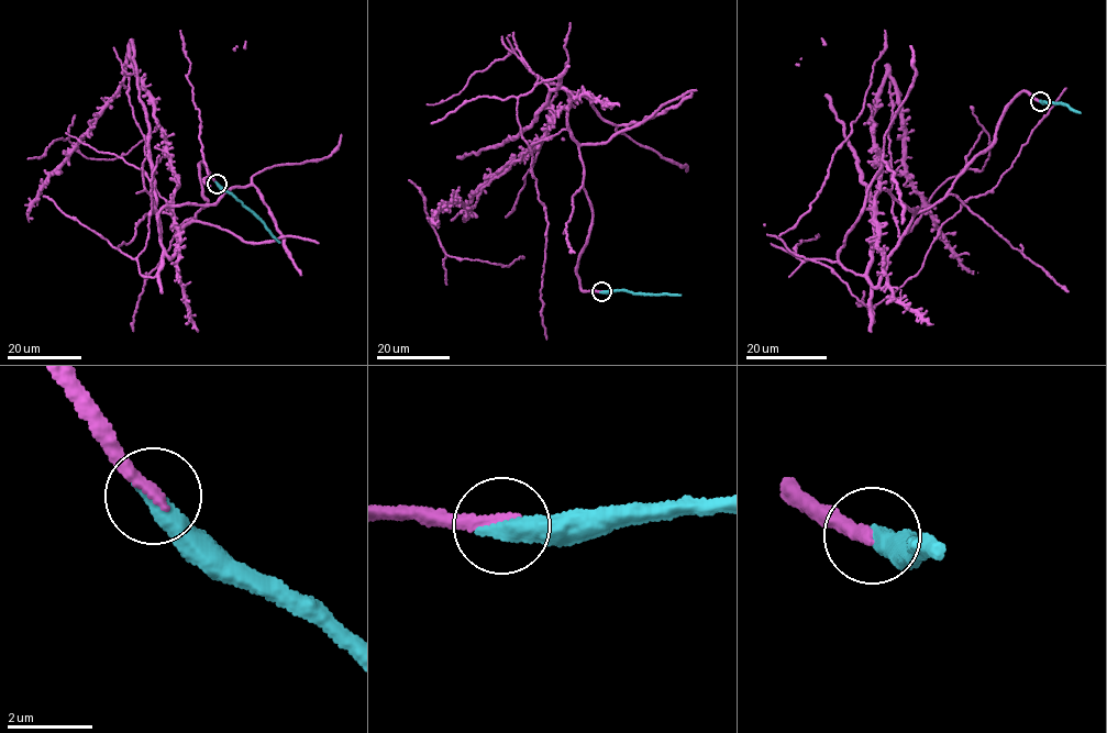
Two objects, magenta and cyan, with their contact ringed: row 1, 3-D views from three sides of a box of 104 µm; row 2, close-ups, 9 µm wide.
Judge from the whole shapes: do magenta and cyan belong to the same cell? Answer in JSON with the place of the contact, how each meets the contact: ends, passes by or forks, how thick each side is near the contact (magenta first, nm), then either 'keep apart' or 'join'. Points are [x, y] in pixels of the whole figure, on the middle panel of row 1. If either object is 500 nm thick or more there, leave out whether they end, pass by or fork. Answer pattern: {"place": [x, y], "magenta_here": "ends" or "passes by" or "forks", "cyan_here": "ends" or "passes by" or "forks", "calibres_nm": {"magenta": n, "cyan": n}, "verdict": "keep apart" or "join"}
{"place": [601, 291], "calibres_nm": {"magenta": 280, "cyan": 500}, "verdict": "join"}

